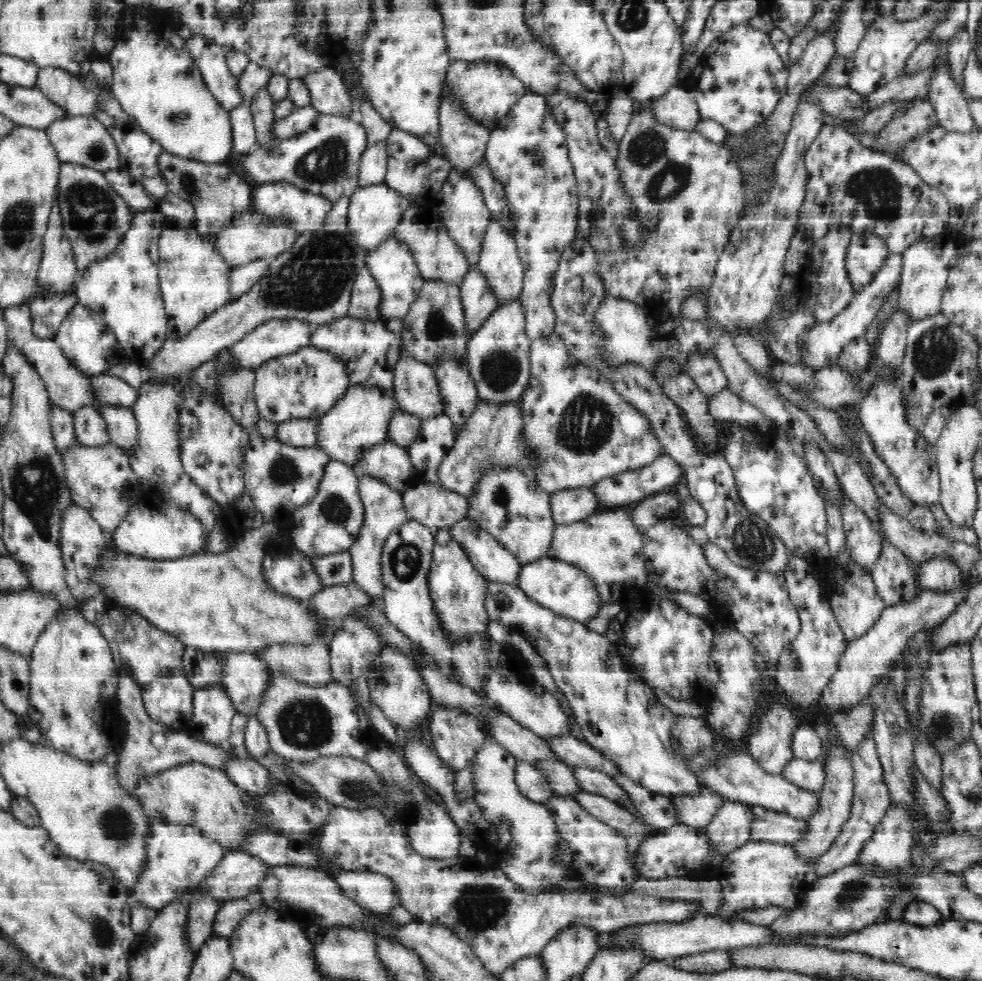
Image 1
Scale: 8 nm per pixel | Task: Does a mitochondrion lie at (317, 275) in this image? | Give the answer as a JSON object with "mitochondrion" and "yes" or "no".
{"mitochondrion":"yes"}

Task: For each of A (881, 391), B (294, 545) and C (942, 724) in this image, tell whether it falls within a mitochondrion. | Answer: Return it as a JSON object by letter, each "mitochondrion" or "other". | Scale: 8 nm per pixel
{"A":"other","B":"other","C":"mitochondrion"}

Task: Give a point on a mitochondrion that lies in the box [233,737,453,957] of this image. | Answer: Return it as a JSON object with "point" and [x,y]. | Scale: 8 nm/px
{"point":[355,790]}

